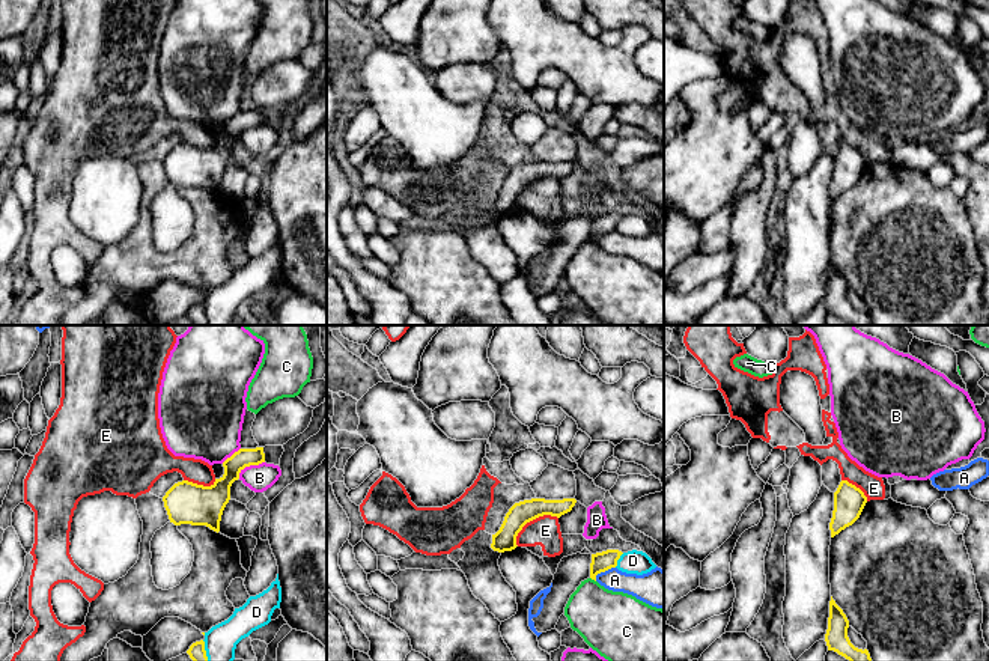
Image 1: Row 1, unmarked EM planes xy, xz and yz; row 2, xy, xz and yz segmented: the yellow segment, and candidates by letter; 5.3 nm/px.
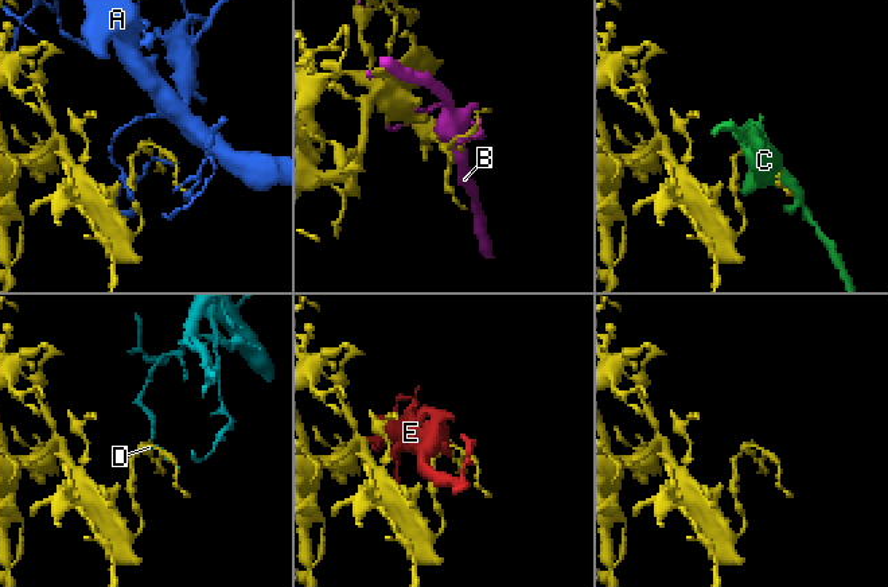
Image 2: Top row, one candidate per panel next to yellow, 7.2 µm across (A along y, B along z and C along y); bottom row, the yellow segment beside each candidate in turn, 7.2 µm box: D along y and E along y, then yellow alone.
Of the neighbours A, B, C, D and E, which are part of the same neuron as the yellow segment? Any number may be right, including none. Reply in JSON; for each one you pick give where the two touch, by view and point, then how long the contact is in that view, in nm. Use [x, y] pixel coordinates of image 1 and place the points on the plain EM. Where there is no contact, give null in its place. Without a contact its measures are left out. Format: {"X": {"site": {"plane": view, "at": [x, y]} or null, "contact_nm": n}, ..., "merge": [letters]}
{"merge": []}

